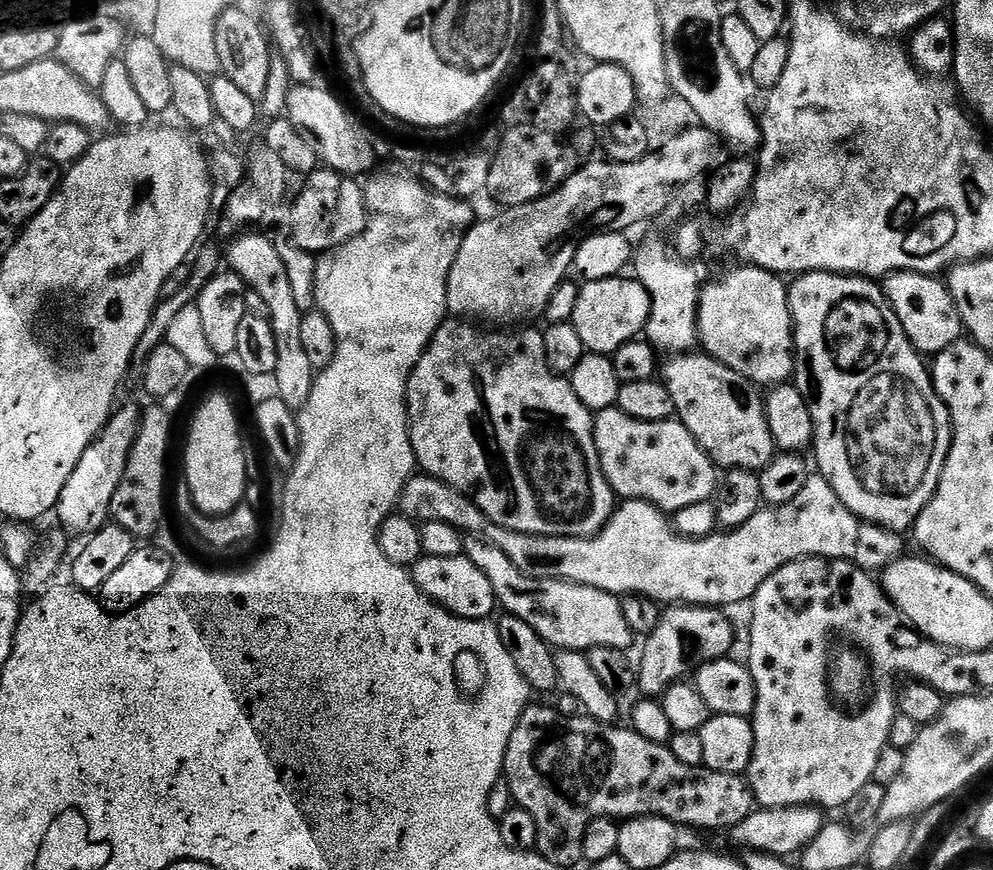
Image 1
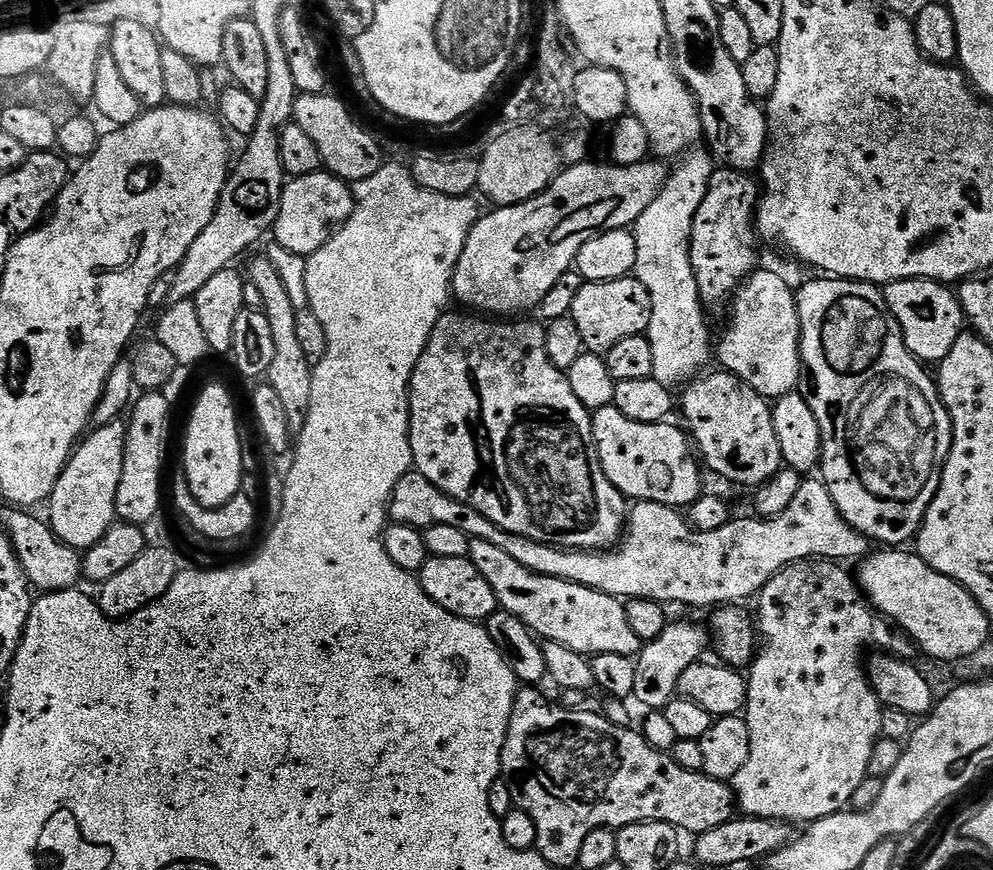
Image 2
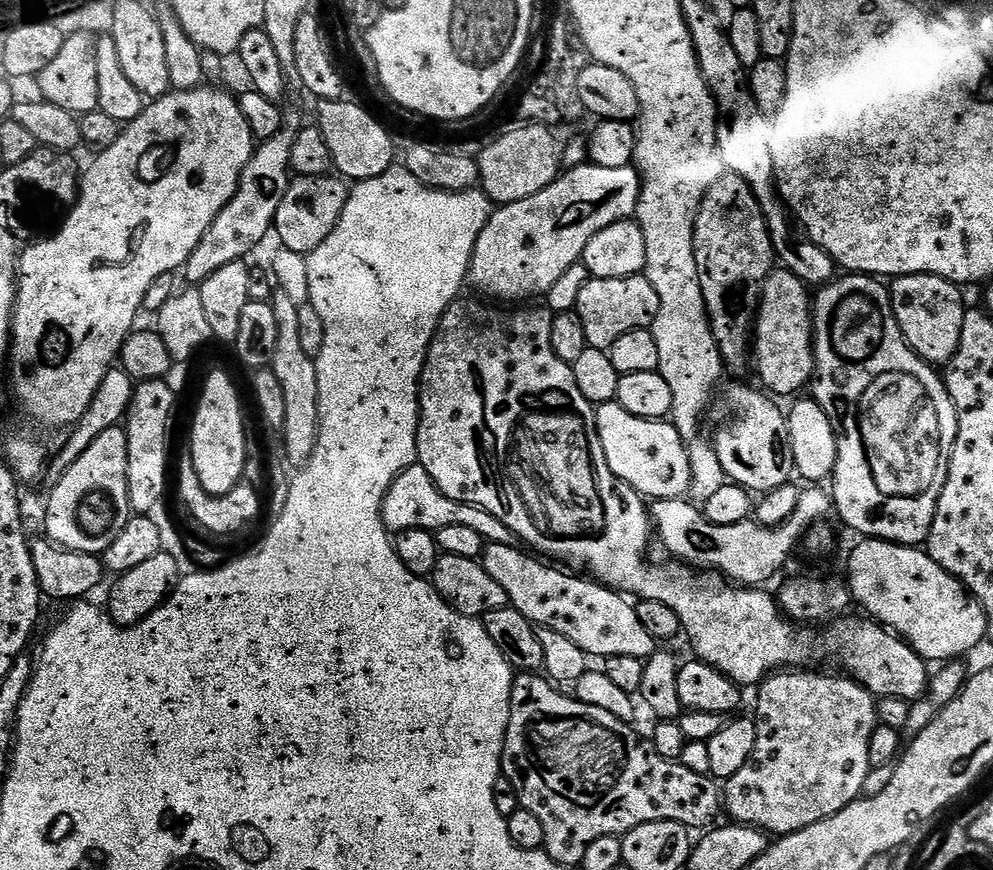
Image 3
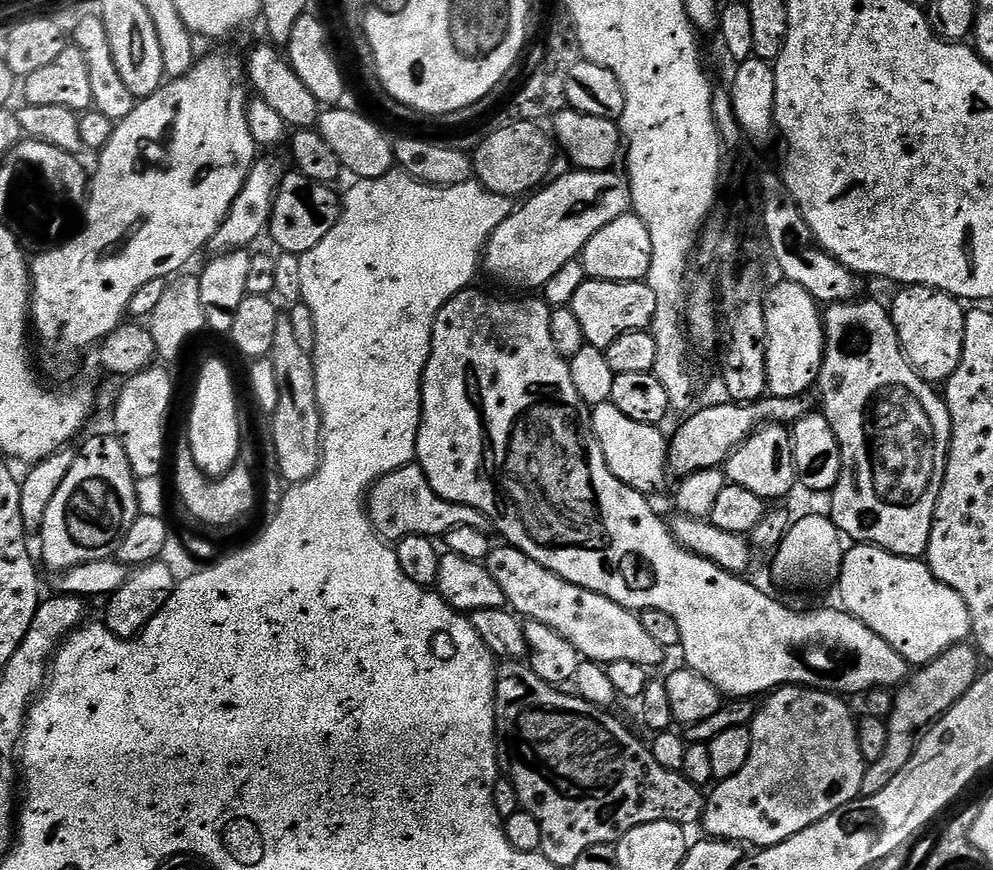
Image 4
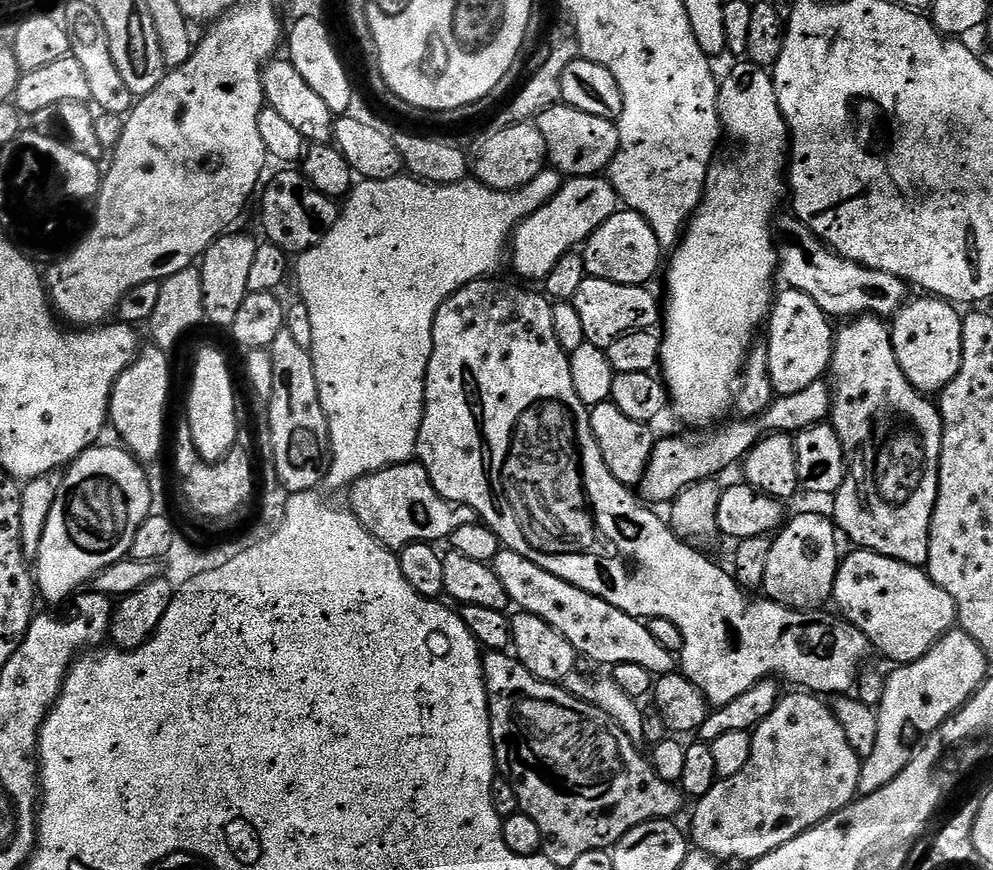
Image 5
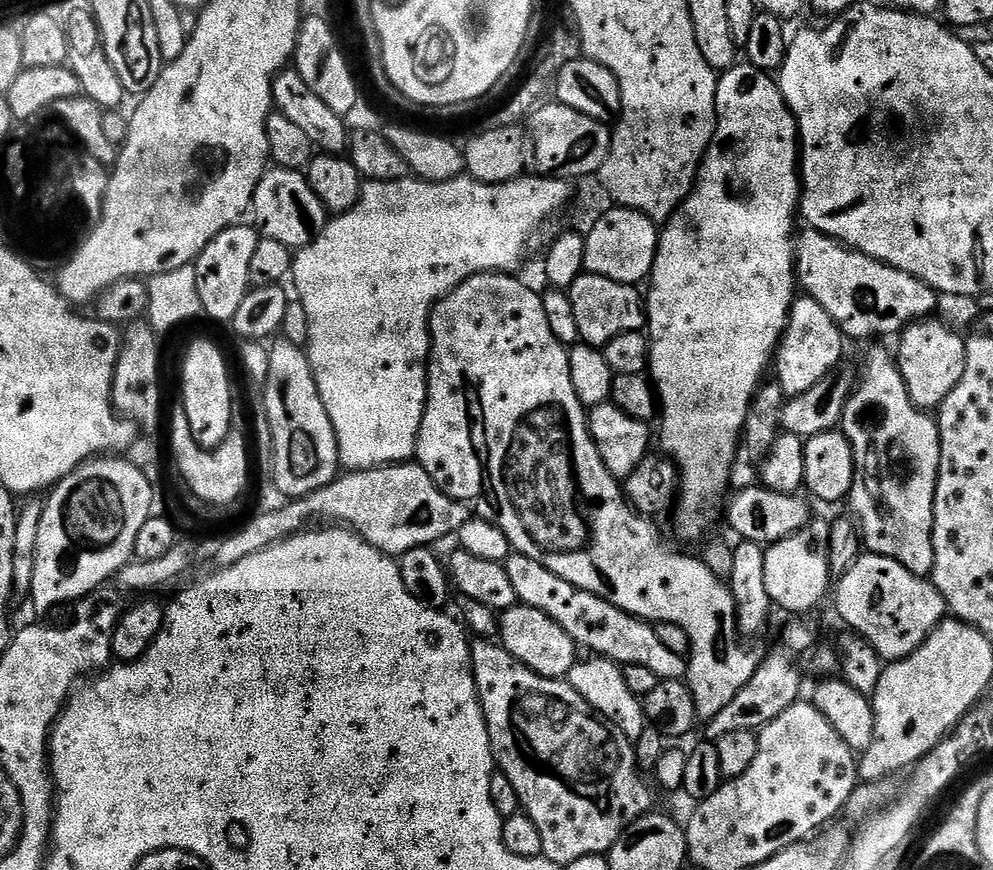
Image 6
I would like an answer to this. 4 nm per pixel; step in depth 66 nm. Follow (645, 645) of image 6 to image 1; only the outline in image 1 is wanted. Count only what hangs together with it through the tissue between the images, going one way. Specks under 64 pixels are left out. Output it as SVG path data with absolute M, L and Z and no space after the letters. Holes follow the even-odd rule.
M479 538L465 539L464 555L482 570L482 574L486 574L490 586L494 586L497 605L504 608L507 615L522 618L522 622L526 622L526 626L530 626L530 630L537 632L553 649L569 648L582 653L598 646L631 649L634 637L622 615L621 597L565 580L539 580L522 574L502 550Z

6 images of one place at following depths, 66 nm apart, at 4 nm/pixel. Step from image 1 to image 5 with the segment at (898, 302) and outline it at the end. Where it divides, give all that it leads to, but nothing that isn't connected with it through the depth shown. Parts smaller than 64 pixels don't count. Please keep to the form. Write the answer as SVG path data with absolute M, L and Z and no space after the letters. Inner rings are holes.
M931 294L909 299L890 324L898 366L919 392L939 394L962 366L962 312L957 305Z

